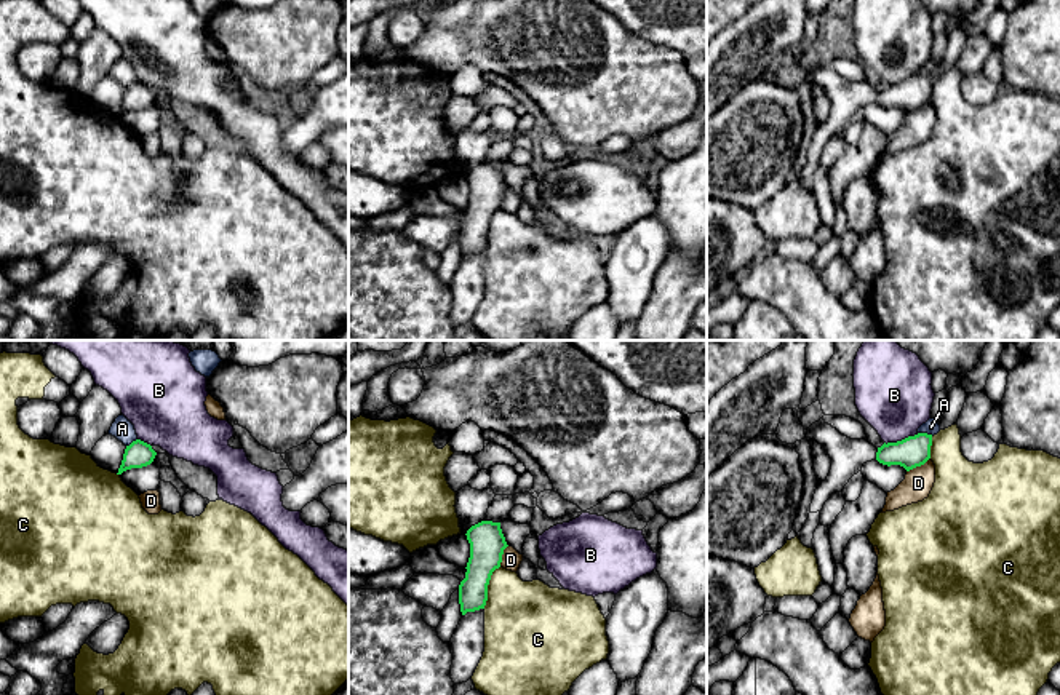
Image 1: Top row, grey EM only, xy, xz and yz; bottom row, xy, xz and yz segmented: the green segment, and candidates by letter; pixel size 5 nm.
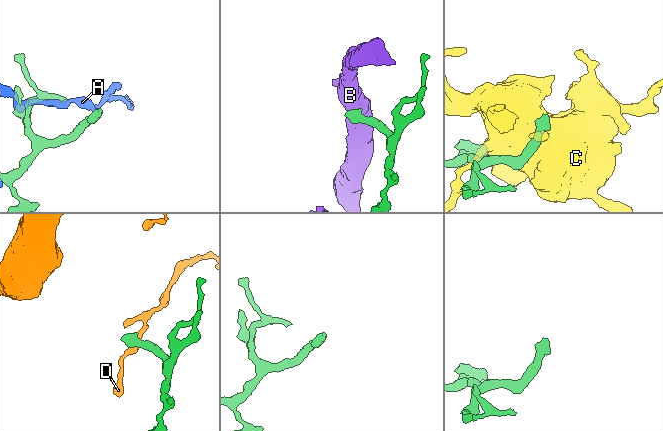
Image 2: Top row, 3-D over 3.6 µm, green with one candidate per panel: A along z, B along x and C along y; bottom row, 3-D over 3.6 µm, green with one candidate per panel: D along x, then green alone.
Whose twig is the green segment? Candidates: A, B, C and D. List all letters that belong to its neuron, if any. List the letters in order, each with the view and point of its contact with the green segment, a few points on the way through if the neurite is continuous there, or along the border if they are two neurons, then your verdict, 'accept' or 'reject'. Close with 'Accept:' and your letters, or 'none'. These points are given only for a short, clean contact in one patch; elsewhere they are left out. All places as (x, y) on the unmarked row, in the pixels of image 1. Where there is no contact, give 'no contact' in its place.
A: meets green in yz at (926, 75); border along yz (918, 74), (932, 77); reject
B: meets green in yz at (902, 82); border along yz (918, 75), (884, 85); reject
C: meets green in xz at (486, 229); reject
D: meets green in yz at (918, 107); border along yz (929, 99), (907, 114); reject
Accept: none

